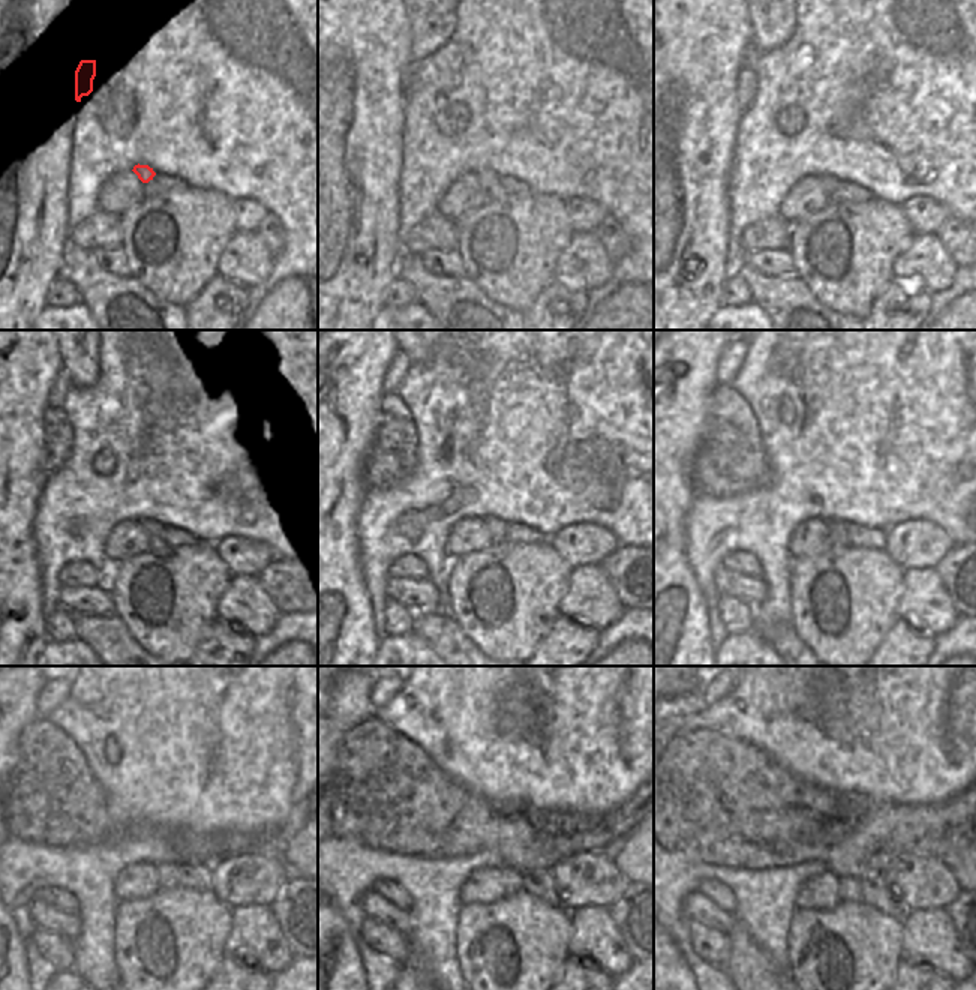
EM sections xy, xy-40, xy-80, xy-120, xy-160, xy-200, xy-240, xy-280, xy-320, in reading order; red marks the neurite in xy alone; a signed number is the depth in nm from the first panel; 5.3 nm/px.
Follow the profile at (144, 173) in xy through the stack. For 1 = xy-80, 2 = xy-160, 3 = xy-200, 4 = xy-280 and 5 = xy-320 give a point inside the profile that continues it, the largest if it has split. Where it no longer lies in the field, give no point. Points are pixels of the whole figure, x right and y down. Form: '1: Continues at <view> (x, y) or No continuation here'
1: Continues at xy-80 (828, 183)
2: Continues at xy-160 (498, 530)
3: Continues at xy-200 (837, 530)
4: Continues at xy-280 (511, 881)
5: Continues at xy-320 (849, 887).

